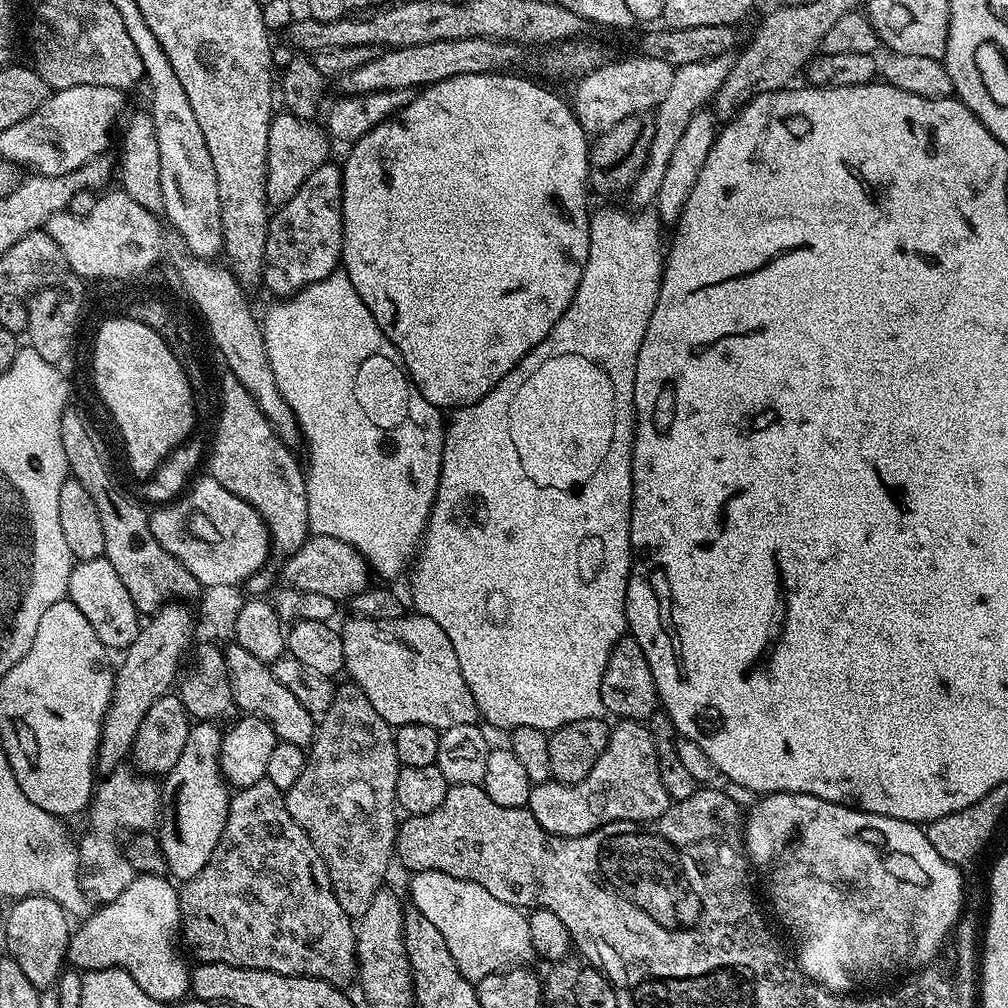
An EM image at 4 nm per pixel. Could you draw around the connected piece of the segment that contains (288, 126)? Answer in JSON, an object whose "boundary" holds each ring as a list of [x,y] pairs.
{"boundary":[[[287,110],[273,115],[270,126],[270,138],[268,139],[268,169],[266,170],[266,198],[273,209],[281,208],[298,189],[302,182],[318,170],[329,159],[328,144],[330,137],[323,127],[316,122],[300,120]]]}

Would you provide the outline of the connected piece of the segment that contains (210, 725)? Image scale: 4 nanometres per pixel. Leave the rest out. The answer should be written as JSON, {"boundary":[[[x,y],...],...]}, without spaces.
{"boundary":[[[196,722],[189,727],[186,746],[178,762],[162,780],[162,815],[158,825],[160,849],[168,863],[169,873],[180,882],[194,878],[222,838],[228,817],[230,788],[220,773],[221,725],[216,722]]]}

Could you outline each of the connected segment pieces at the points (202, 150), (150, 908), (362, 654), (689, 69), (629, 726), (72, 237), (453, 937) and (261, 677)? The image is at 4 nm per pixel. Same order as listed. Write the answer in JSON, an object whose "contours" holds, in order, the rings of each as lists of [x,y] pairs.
{"contours":[[[[132,12],[132,16],[122,17],[122,22],[125,23],[126,34],[132,39],[138,56],[142,59],[145,81],[152,86],[153,95],[148,103],[148,111],[158,138],[163,217],[178,232],[177,237],[189,255],[200,259],[215,259],[223,251],[224,235],[218,180],[210,150],[206,147],[206,140],[198,127],[186,90],[174,73],[158,38],[154,37],[150,26],[146,25],[142,12]]],[[[135,875],[131,884],[114,902],[95,909],[96,912],[94,910],[86,918],[89,919],[69,935],[67,963],[73,969],[82,972],[110,968],[122,969],[134,978],[134,982],[137,982],[138,986],[150,995],[150,998],[154,998],[161,1004],[185,999],[191,989],[191,971],[189,964],[186,964],[182,947],[179,891],[169,882],[171,881],[163,876]]],[[[405,614],[398,620],[351,619],[342,627],[344,672],[352,675],[351,683],[370,698],[370,706],[386,723],[422,722],[422,726],[443,730],[481,719],[466,678],[462,678],[458,654],[438,622],[419,614]]],[[[731,55],[715,56],[712,60],[707,60],[704,64],[687,64],[676,69],[674,82],[670,86],[666,98],[654,110],[652,121],[652,142],[648,157],[644,163],[644,168],[640,171],[632,187],[630,195],[636,203],[635,207],[640,210],[647,209],[655,201],[658,190],[662,187],[662,178],[666,174],[666,166],[670,162],[670,154],[674,154],[674,146],[678,146],[678,138],[682,138],[682,130],[690,122],[690,118],[695,112],[701,111],[704,104],[713,99],[716,91],[726,82],[726,74],[730,70],[733,57]]],[[[620,720],[611,725],[606,750],[602,750],[598,762],[594,762],[594,770],[590,770],[590,774],[582,778],[582,782],[563,784],[551,779],[545,784],[533,784],[526,807],[534,814],[542,830],[555,836],[581,836],[590,834],[610,822],[629,820],[645,824],[648,820],[656,820],[662,814],[666,814],[669,803],[666,786],[662,786],[662,774],[658,774],[658,754],[654,750],[654,738],[650,738],[647,723]]],[[[123,190],[115,191],[105,191],[105,196],[97,199],[90,214],[75,216],[65,210],[54,214],[47,222],[48,236],[58,244],[58,250],[62,250],[69,269],[77,277],[103,280],[107,275],[127,275],[139,272],[155,259],[156,250],[166,233],[160,227],[161,217],[146,210],[146,206],[138,206],[138,202],[134,202],[134,198],[127,196]]],[[[418,872],[412,877],[408,887],[408,896],[410,897],[411,907],[419,908],[422,914],[426,914],[426,918],[430,918],[430,922],[434,922],[436,929],[441,932],[442,938],[446,938],[446,946],[450,946],[450,954],[454,954],[454,962],[466,979],[475,982],[495,972],[505,971],[506,966],[524,966],[529,963],[528,959],[533,959],[534,953],[530,942],[530,926],[528,925],[527,915],[521,909],[510,906],[506,902],[498,902],[498,898],[494,898],[494,894],[482,890],[482,886],[478,886],[474,882],[455,880],[450,878],[450,874],[442,874],[441,872]]],[[[229,643],[229,648],[223,649],[224,661],[228,667],[228,677],[232,687],[232,701],[241,713],[262,718],[274,730],[277,741],[286,744],[297,744],[302,749],[307,749],[316,736],[317,717],[278,678],[274,678],[271,667],[264,664],[254,654],[242,650],[242,646]]]]}

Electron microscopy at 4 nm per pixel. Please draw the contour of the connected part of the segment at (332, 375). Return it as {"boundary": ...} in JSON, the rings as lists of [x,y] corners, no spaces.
{"boundary":[[[343,270],[331,272],[322,282],[312,284],[302,289],[295,296],[290,296],[276,302],[276,305],[262,316],[266,354],[270,358],[270,370],[274,370],[274,382],[278,382],[278,390],[294,410],[296,421],[300,427],[303,447],[308,447],[308,468],[304,485],[306,486],[306,502],[308,503],[308,531],[313,536],[329,536],[338,538],[350,546],[357,548],[368,559],[371,571],[386,579],[392,580],[400,576],[413,563],[418,549],[423,541],[424,532],[428,529],[428,519],[432,513],[432,503],[436,500],[436,491],[442,470],[442,450],[444,449],[444,429],[446,420],[441,409],[434,407],[422,398],[419,390],[413,386],[408,378],[408,371],[404,369],[402,358],[398,350],[382,334],[378,322],[366,310],[366,302],[358,298],[358,290],[354,290],[354,282]]]}

